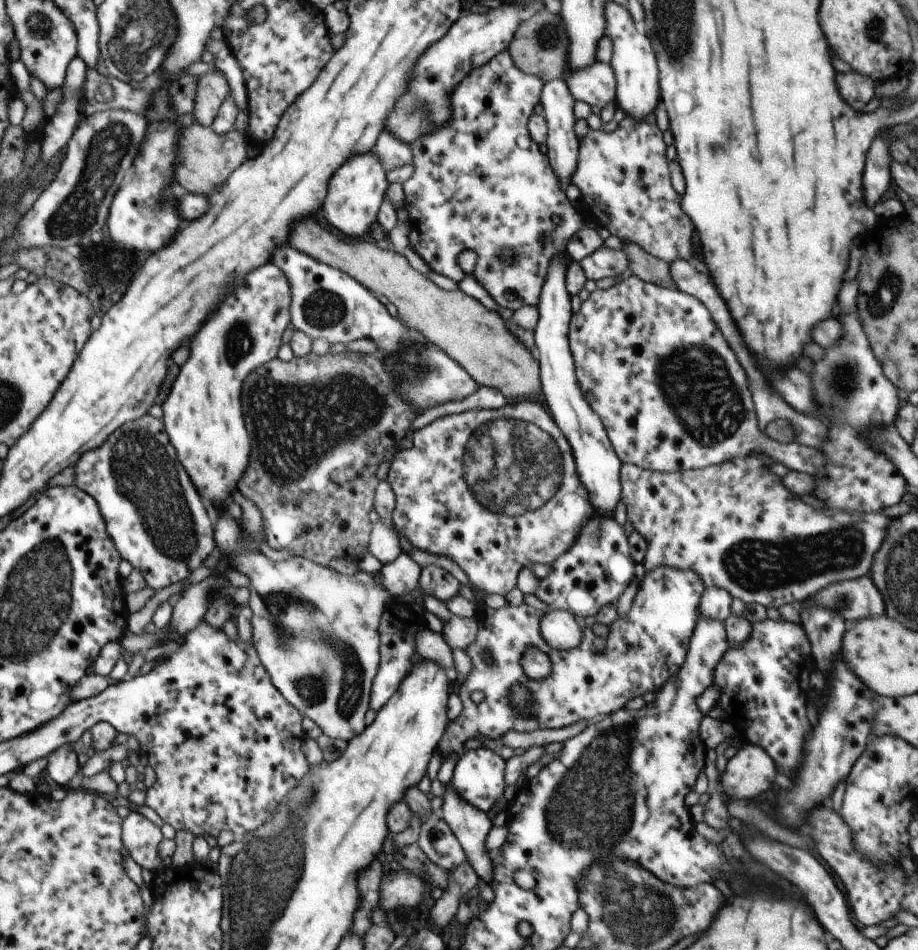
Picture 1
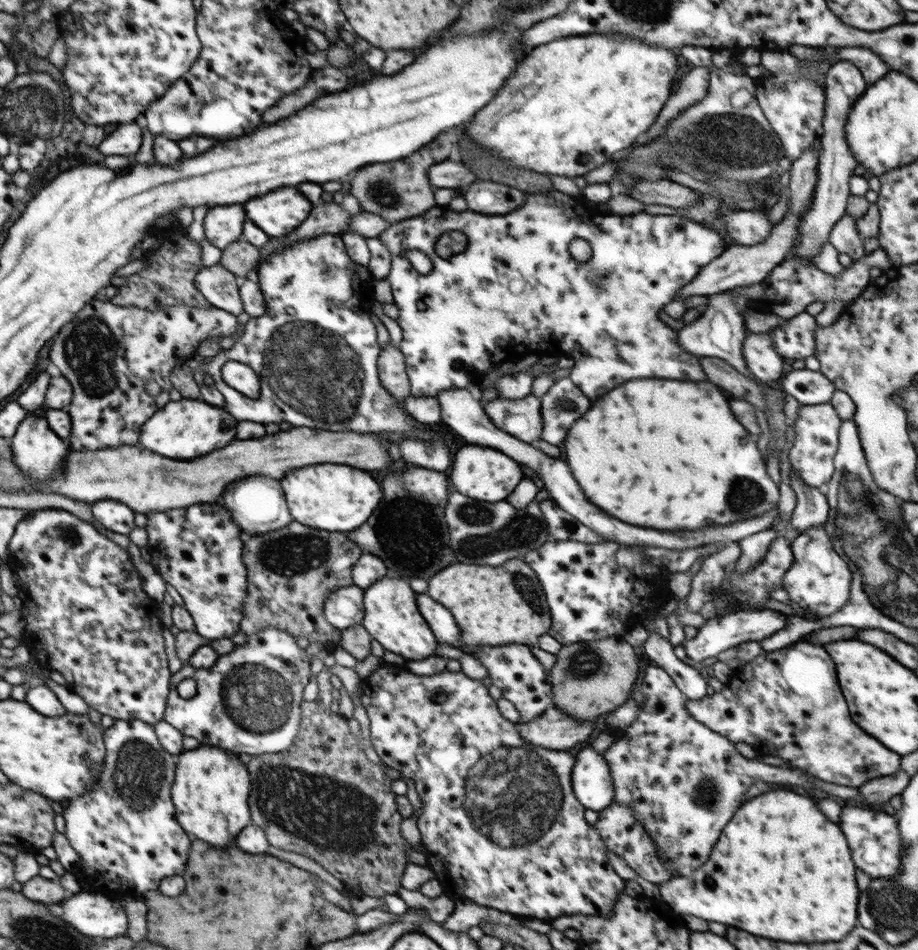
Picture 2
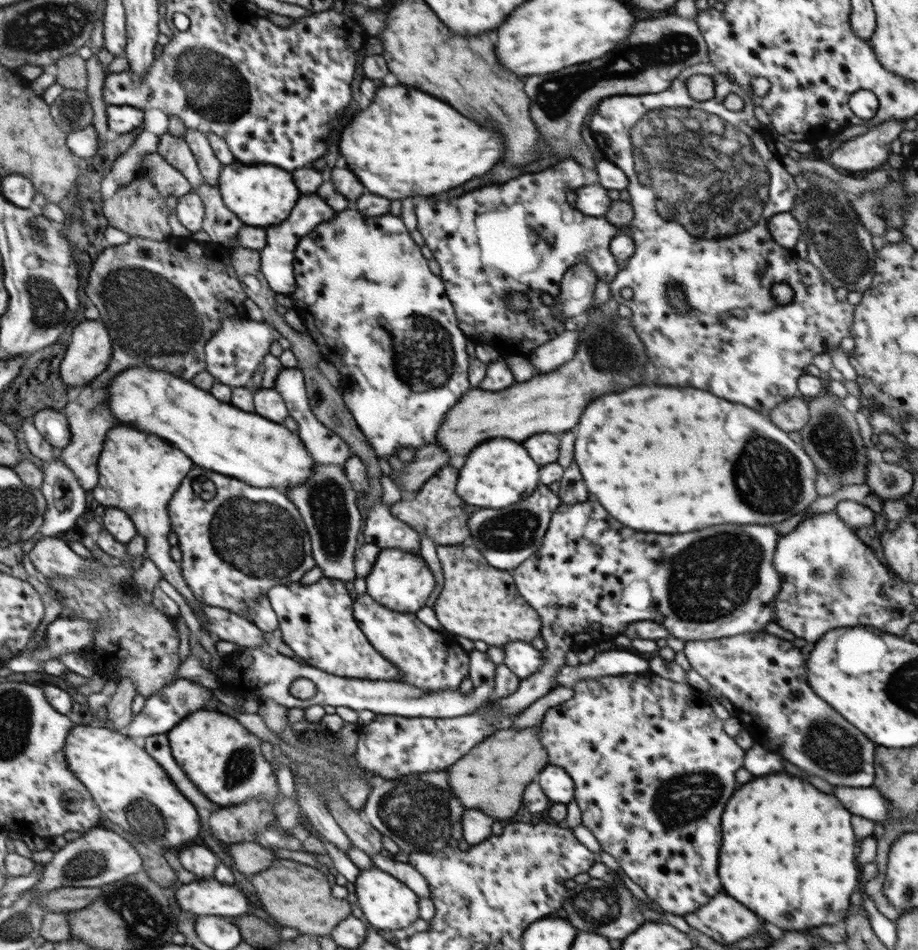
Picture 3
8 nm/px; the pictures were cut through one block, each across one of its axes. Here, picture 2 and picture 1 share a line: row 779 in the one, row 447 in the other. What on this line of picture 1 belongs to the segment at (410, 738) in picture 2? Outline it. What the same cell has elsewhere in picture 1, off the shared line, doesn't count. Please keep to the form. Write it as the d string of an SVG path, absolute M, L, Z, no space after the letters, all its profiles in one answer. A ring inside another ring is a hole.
M532 401L532 422L522 420L522 406L516 405L516 418L504 418L510 416L512 412L508 408L502 408L500 412L492 409L467 410L466 412L444 415L433 420L428 426L416 430L412 434L412 448L400 448L391 458L390 470L385 478L392 487L396 498L396 508L392 513L393 525L404 538L408 538L414 548L434 554L437 556L446 556L454 560L462 570L466 573L467 579L472 582L472 588L475 596L474 601L482 601L490 594L501 594L505 596L510 590L517 587L518 573L524 568L532 566L532 564L554 564L554 560L558 560L558 556L562 556L564 552L568 552L572 548L572 544L578 538L578 532L582 530L582 526L586 526L595 515L594 507L588 498L588 490L584 488L584 484L580 482L576 470L576 463L572 447L564 433L558 428L554 419L543 408L540 403Z

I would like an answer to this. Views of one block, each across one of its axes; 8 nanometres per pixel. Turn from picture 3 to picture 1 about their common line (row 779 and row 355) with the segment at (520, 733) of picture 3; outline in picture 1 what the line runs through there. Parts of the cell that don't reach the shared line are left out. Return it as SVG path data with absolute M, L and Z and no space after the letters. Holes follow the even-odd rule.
M306 216L292 226L288 244L318 262L348 274L371 293L386 296L395 304L400 322L446 352L480 387L496 388L512 400L540 394L539 360L506 328L503 318L460 289L446 291L439 288L412 268L403 254L361 239L338 238L334 232L318 224L314 216Z

